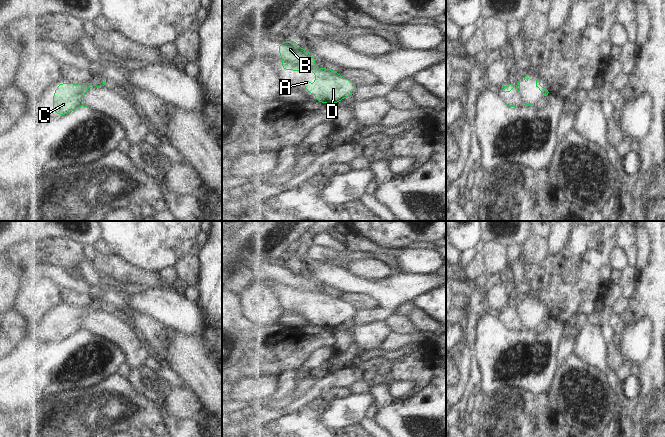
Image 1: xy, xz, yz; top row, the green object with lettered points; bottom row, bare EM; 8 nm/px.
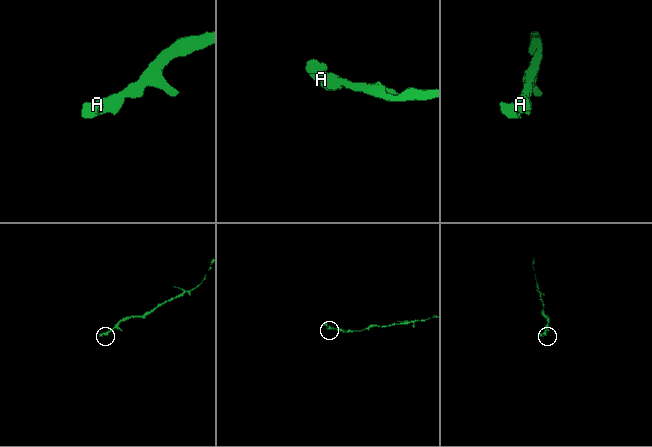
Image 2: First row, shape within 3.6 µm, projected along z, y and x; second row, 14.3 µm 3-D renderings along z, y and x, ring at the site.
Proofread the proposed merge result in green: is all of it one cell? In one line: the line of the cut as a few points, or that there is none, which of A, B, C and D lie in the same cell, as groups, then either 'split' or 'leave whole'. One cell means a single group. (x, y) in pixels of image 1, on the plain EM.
cut none; groups A B C D; leave whole

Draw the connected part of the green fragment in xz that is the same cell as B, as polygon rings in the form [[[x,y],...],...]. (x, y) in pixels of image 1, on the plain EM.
[[[291,263],[283,266],[276,272],[282,283],[282,294],[314,295],[315,310],[311,306],[302,303],[300,306],[307,312],[307,318],[315,317],[315,325],[330,329],[342,325],[345,321],[353,319],[358,311],[349,303],[346,303],[336,295],[328,292],[314,290],[317,283],[311,276],[303,274],[296,265]]]

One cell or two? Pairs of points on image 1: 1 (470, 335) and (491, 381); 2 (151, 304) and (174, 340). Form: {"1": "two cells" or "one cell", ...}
{"1": "two cells", "2": "two cells"}

